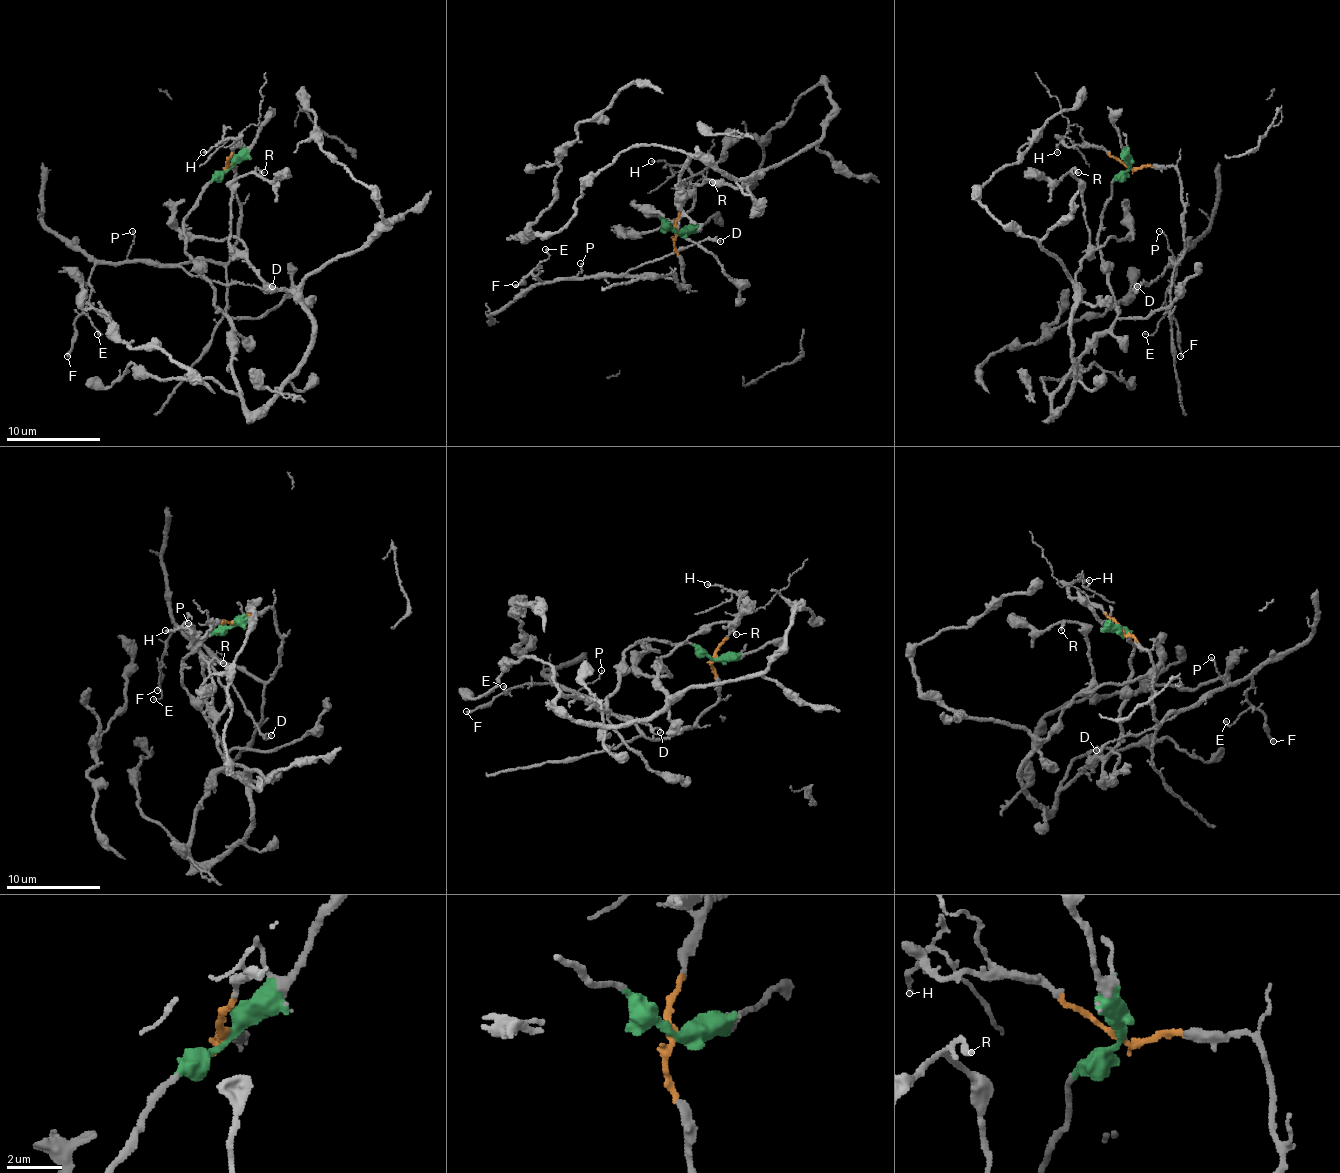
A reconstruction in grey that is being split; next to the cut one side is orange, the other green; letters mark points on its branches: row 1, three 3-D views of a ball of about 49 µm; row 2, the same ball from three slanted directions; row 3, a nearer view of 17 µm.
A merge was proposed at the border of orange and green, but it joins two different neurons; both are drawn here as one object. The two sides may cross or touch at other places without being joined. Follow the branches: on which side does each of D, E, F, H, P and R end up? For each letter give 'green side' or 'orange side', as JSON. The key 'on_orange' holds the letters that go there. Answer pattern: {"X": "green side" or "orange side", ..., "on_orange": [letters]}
{"D": "orange side", "E": "orange side", "F": "orange side", "H": "orange side", "P": "orange side", "R": "green side", "on_orange": ["D", "E", "F", "H", "P"]}

